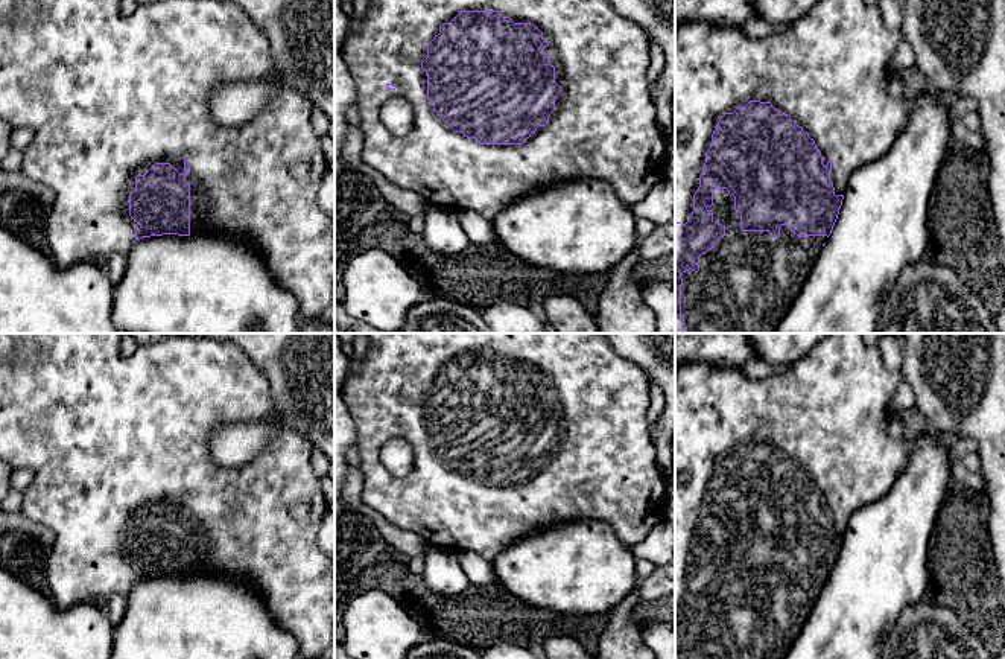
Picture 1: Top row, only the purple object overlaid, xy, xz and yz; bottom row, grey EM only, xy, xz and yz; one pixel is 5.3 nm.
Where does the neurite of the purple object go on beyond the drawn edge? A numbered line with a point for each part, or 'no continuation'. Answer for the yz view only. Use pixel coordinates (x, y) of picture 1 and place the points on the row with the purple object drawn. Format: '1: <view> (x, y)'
1: yz (748, 280)

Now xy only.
1: xy (108, 95)

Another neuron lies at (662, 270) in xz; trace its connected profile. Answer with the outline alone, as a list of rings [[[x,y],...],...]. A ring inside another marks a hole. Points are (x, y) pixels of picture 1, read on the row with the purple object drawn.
[[[675,253],[657,260],[640,260],[631,271],[631,280],[639,288],[655,282],[675,285]]]

